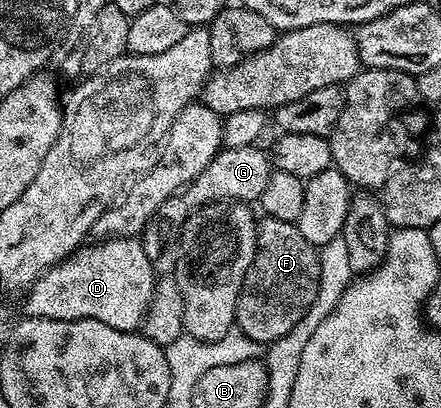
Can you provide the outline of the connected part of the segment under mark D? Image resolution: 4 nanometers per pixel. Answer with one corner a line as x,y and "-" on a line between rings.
112,236
98,243
102,244
87,243
77,248
71,256
49,268
25,293
25,315
43,316
53,320
99,320
116,330
139,331
150,314
150,303
154,297
155,261
150,260
144,252
141,239
133,236

